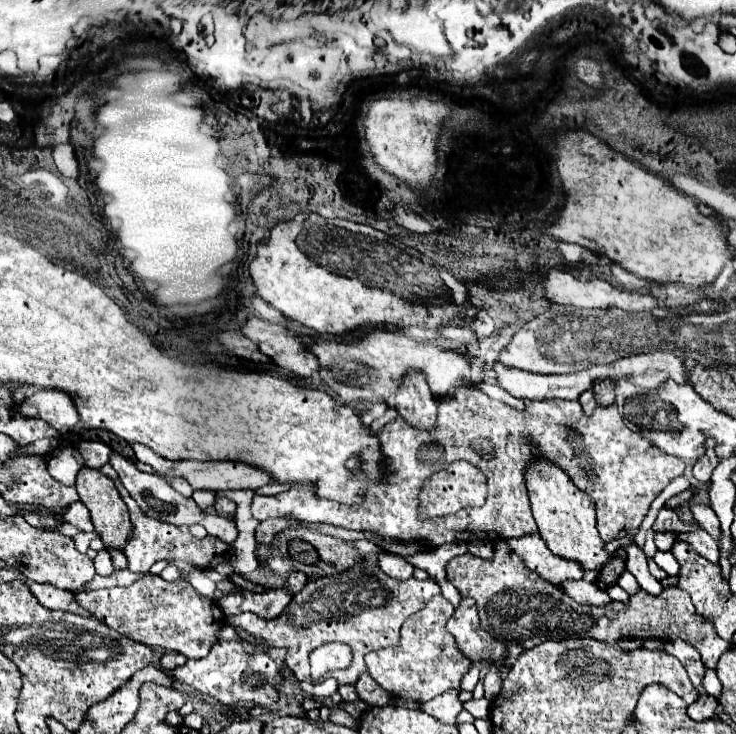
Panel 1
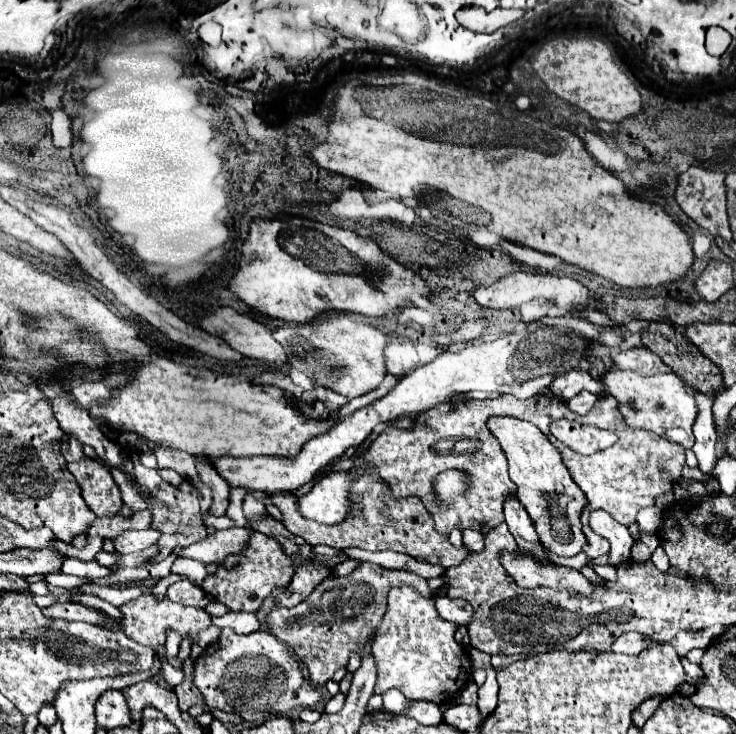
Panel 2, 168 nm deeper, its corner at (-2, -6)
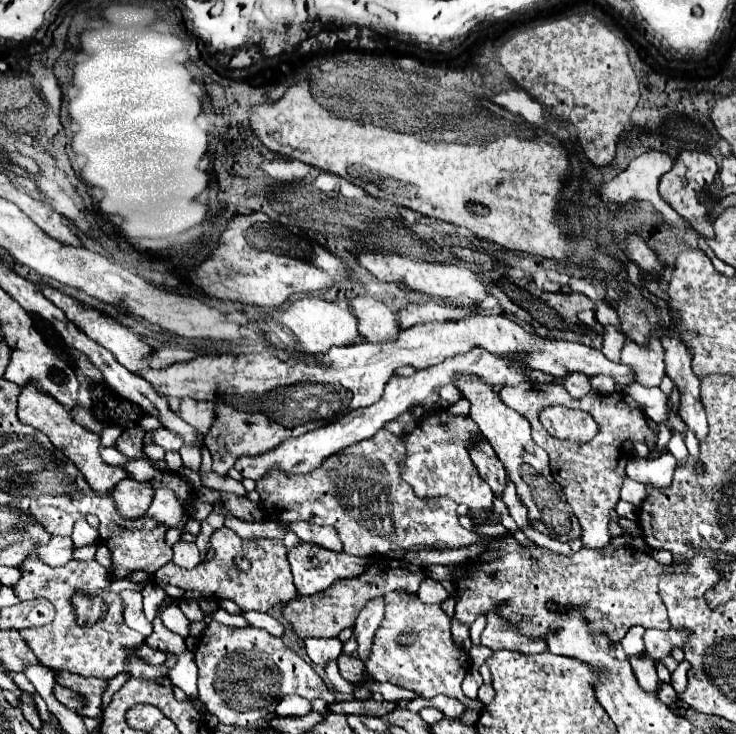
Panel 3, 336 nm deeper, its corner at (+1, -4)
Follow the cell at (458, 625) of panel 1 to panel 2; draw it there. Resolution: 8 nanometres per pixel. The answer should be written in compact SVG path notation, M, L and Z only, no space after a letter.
M436 598L436 608L444 620L454 622L456 626L468 626L472 622L472 616L474 616L474 608L464 600Z

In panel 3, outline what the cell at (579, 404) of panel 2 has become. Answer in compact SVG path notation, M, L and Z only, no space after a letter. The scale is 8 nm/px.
M567 374L565 376L565 388L573 398L583 398L591 392L591 382L587 374Z

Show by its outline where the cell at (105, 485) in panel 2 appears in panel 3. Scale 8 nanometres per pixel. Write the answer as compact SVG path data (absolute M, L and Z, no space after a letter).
M29 382L29 386L21 388L17 418L23 424L29 424L29 426L41 430L43 434L47 434L47 438L51 438L51 444L57 446L57 450L61 450L69 460L75 462L75 466L83 472L85 480L97 494L101 494L101 496L107 494L119 480L127 478L127 472L123 468L109 466L101 460L101 454L99 454L101 436L93 434L93 432L81 428L77 422L73 422L71 414L65 410L65 406L61 406L51 394L41 394L41 390L37 390L37 386L33 386L33 382Z

